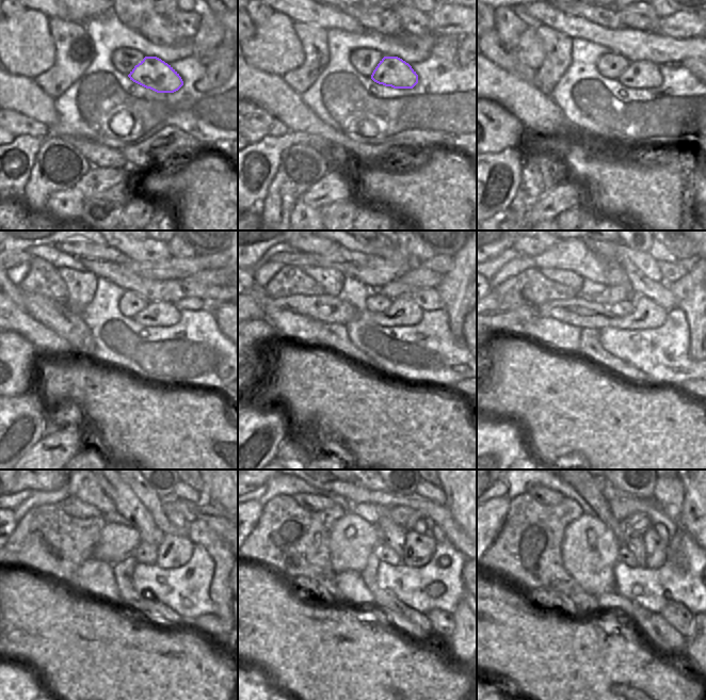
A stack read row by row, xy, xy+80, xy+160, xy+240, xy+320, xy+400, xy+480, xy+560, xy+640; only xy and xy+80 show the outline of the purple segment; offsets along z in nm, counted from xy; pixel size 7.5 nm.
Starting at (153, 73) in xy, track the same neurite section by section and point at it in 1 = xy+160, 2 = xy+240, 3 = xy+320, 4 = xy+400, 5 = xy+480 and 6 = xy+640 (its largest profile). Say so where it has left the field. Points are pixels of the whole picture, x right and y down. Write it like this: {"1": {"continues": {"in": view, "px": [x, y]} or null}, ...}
{"1": {"continues": {"in": "xy+160", "px": [639, 74]}}, "2": {"continues": {"in": "xy+240", "px": [156, 314]}}, "3": {"continues": {"in": "xy+320", "px": [403, 311]}}, "4": {"continues": {"in": "xy+400", "px": [647, 315]}}, "5": {"continues": {"in": "xy+480", "px": [174, 552]}}, "6": {"continues": {"in": "xy+640", "px": [656, 547]}}}

